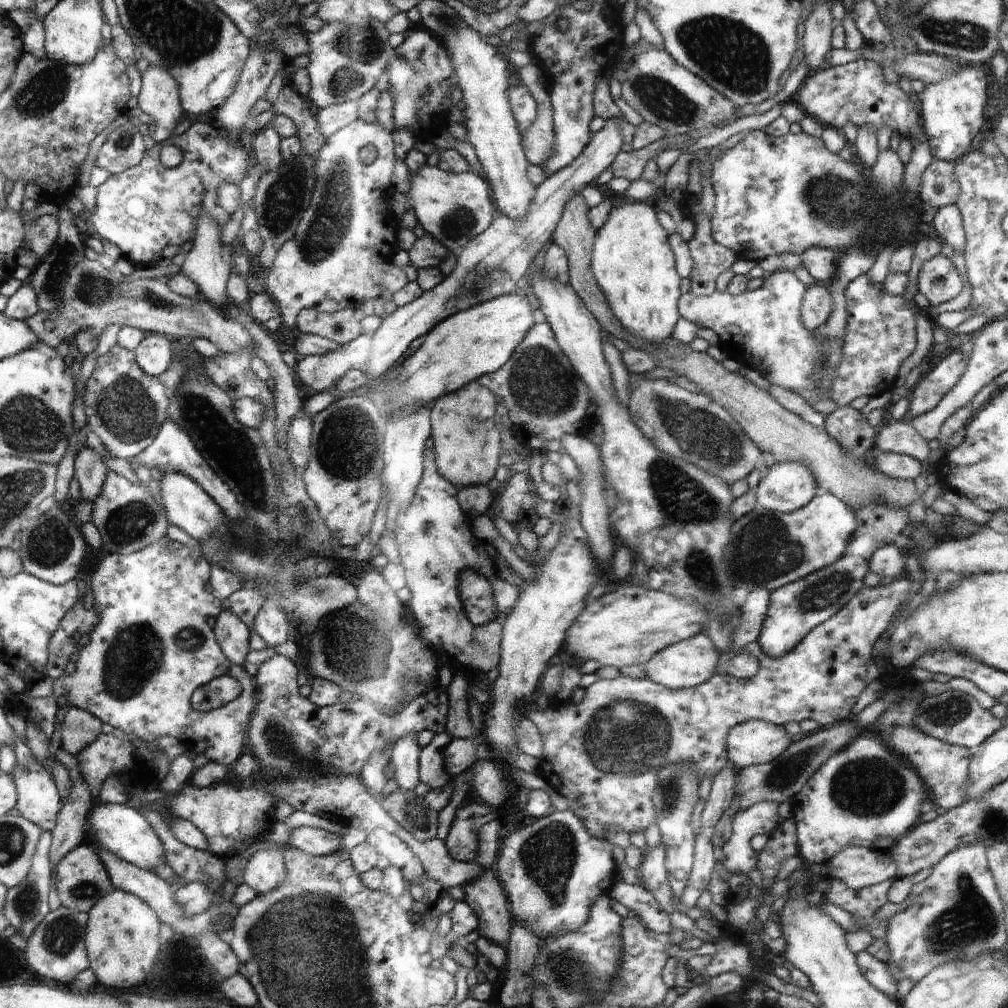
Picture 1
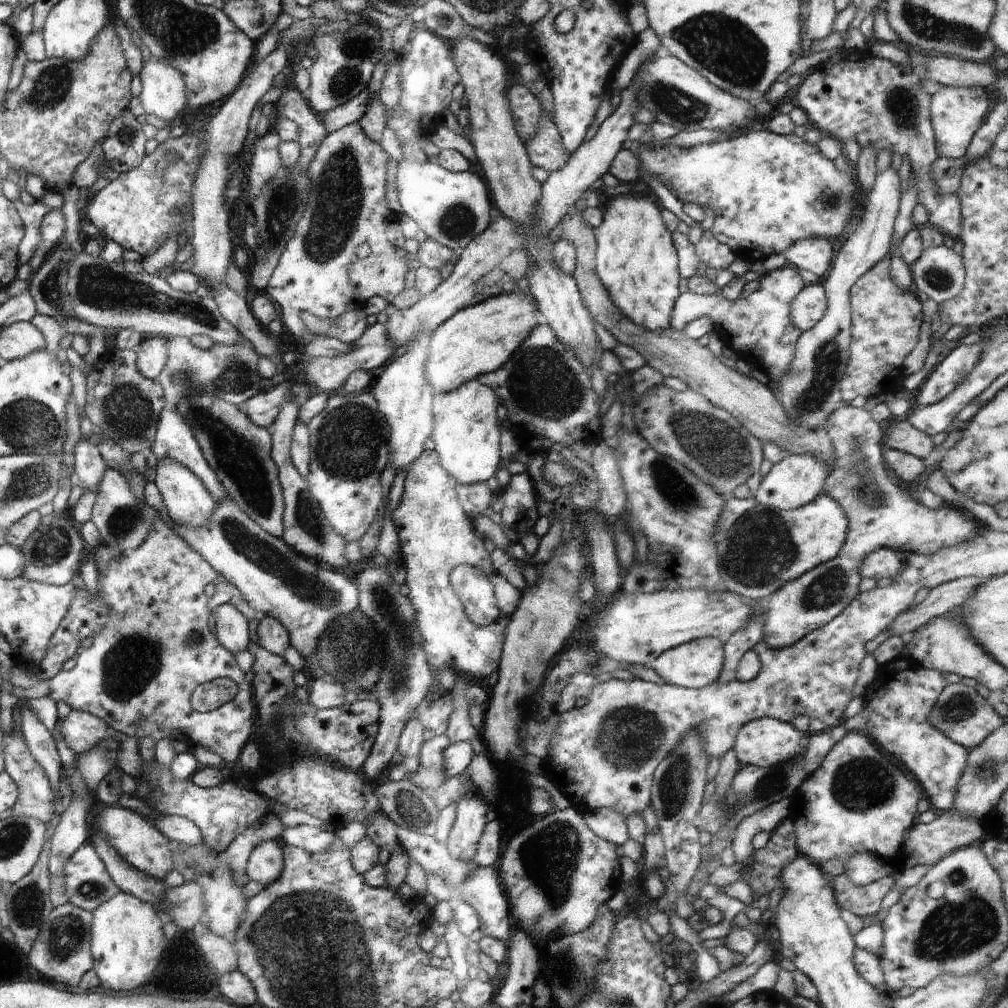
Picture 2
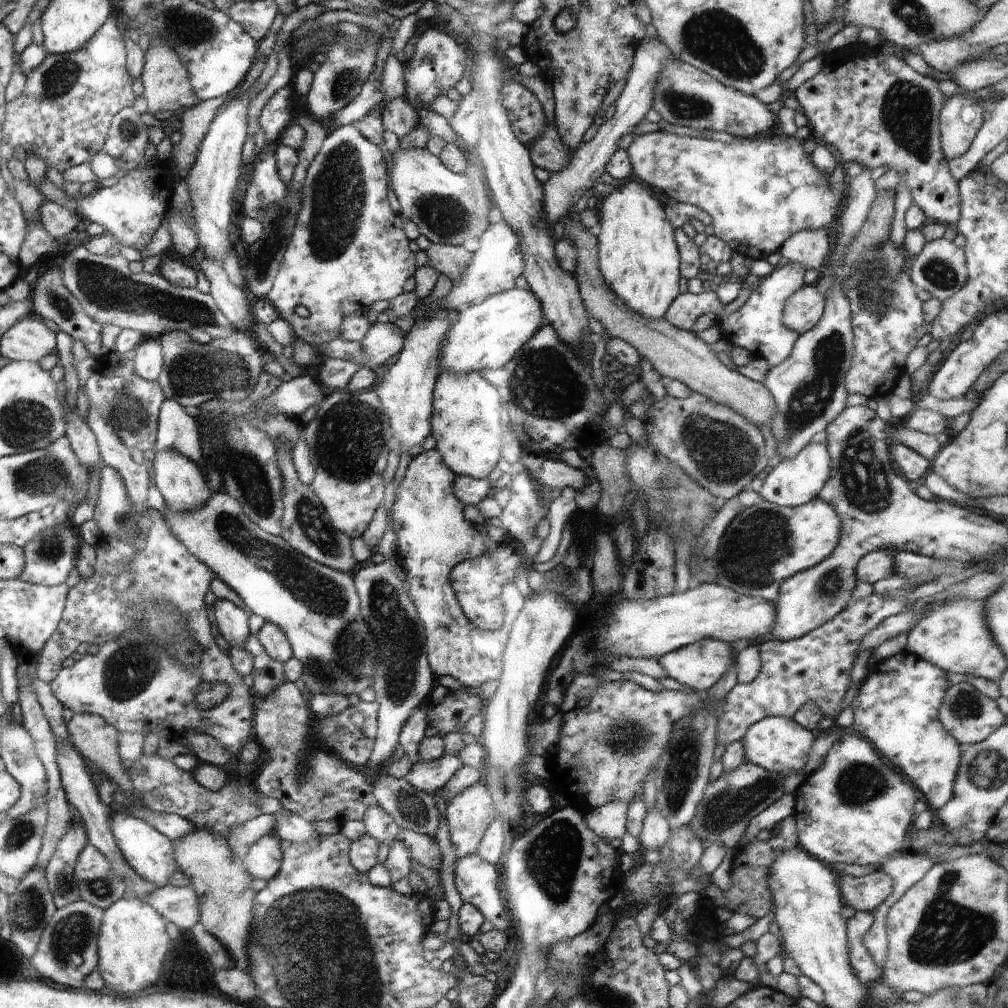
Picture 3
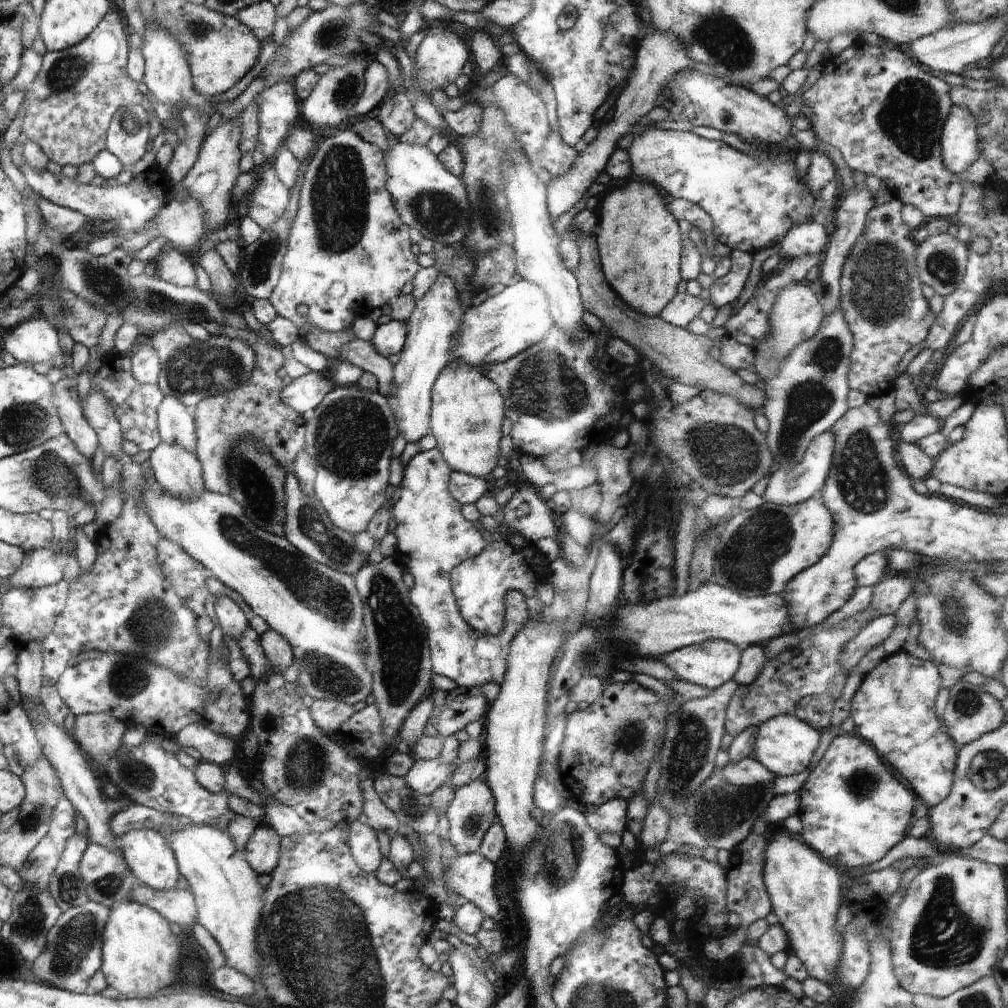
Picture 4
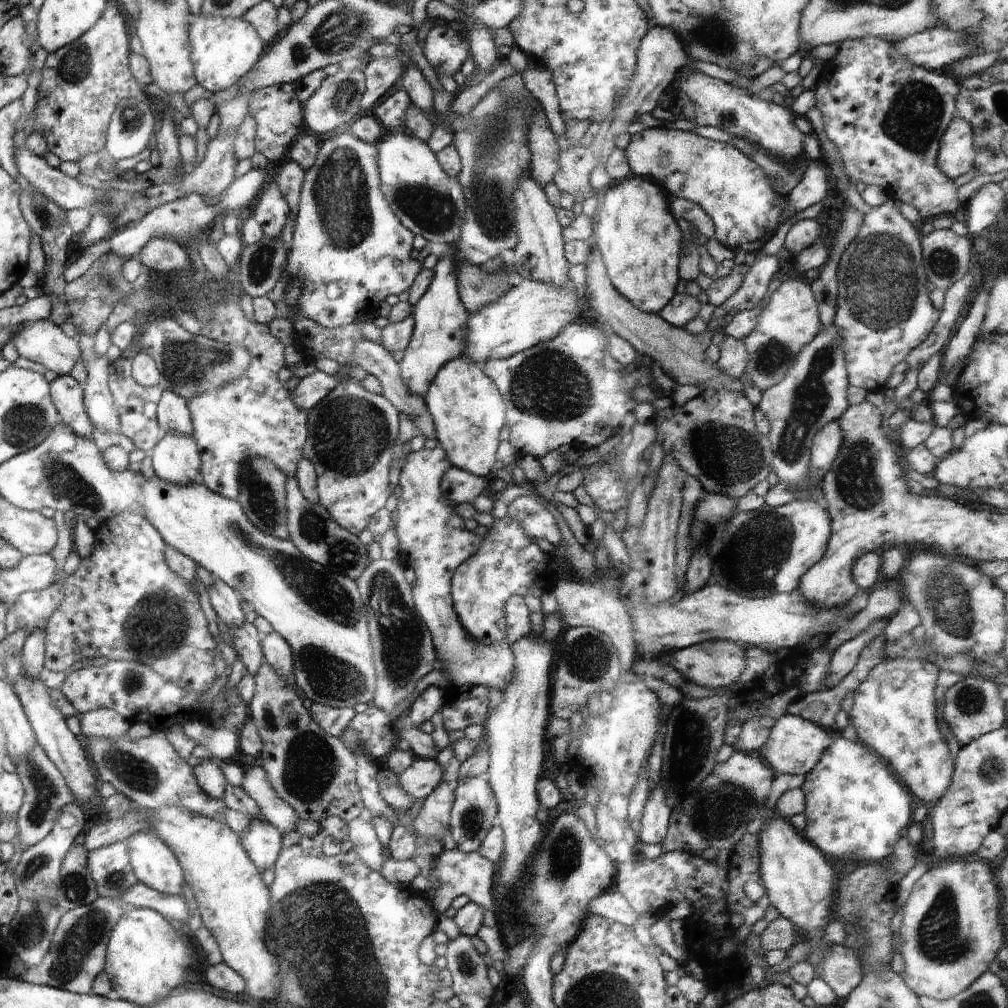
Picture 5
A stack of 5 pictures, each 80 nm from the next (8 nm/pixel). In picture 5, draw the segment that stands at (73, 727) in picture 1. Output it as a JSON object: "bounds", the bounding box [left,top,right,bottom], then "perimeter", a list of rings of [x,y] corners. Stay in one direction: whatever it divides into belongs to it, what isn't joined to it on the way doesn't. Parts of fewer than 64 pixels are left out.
{"bounds":[79,709,132,740],"perimeter":[[[94,709],[83,713],[79,718],[82,736],[87,740],[89,738],[115,739],[132,726],[132,722],[112,709]]]}

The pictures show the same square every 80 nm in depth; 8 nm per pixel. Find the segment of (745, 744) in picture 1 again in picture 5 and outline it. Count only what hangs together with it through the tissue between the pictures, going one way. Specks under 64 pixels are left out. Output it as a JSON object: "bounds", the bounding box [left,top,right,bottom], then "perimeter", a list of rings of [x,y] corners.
{"bounds":[758,713,834,775],"perimeter":[[[786,713],[775,721],[768,740],[758,753],[761,758],[768,760],[768,765],[776,774],[808,775],[834,739],[834,730],[827,730],[801,716]]]}

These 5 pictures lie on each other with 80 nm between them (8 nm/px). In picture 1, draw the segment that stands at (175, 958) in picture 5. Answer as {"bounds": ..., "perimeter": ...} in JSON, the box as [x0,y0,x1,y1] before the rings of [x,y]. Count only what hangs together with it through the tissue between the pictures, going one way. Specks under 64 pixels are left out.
{"bounds":[85,888,160,988],"perimeter":[[[114,888],[89,912],[85,944],[98,982],[108,988],[132,988],[140,984],[160,952],[160,920],[141,897]]]}

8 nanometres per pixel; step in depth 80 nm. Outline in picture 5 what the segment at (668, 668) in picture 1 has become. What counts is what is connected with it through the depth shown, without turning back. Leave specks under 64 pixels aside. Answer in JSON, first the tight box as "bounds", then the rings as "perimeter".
{"bounds":[670,639,746,688],"perimeter":[[[722,639],[707,640],[706,642],[692,645],[690,648],[675,650],[670,665],[690,682],[692,681],[708,688],[724,688],[742,678],[742,672],[746,668],[745,648],[732,641]]]}

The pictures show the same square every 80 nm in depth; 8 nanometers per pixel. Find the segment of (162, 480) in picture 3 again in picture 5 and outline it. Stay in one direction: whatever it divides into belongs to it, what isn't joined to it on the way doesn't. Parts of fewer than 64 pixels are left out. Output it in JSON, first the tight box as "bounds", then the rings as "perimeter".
{"bounds":[149,431,202,485],"perimeter":[[[168,431],[149,453],[157,477],[177,485],[202,482],[201,456],[194,437]]]}

